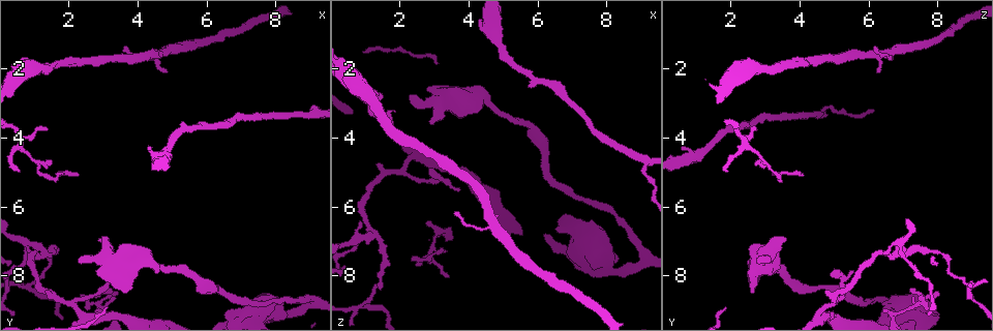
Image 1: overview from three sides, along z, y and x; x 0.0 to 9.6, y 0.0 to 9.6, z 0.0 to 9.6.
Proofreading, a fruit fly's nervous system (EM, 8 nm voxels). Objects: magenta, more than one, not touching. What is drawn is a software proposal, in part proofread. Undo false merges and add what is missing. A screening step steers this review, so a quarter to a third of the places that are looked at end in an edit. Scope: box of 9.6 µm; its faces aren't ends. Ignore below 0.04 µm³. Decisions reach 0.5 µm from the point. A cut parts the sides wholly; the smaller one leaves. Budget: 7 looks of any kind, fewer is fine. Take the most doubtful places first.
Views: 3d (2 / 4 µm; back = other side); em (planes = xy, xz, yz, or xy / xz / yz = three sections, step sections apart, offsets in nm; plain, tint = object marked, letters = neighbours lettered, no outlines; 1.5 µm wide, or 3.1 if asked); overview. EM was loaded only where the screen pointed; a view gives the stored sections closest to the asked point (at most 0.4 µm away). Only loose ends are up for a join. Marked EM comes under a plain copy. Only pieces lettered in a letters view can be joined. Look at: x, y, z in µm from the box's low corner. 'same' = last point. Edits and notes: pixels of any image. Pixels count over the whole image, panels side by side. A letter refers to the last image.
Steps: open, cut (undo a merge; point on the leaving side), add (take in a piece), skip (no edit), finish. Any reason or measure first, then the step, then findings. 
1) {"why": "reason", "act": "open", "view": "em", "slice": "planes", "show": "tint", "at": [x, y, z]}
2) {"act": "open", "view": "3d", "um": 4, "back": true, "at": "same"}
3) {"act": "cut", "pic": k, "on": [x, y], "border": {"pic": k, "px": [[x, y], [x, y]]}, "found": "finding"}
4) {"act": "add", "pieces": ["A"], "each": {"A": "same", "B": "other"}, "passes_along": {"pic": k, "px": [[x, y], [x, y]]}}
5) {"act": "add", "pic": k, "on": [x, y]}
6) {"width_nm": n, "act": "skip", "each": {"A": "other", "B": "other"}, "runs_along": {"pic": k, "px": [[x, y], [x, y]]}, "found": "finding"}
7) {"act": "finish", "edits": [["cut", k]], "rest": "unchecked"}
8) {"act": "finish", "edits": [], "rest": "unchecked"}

{"why": "stops while still wide", "act": "open", "view": "3d", "um": 2, "at": [3.00, 6.90, 3.55]}

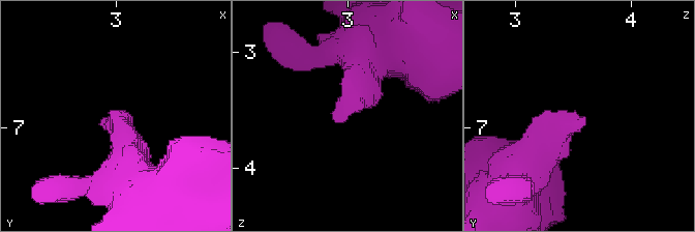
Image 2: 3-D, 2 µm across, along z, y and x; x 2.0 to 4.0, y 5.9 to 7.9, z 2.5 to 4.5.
{"why": "need the tissue", "act": "open", "view": "em", "slice": "yz", "step": 8, "show": "letters", "at": [2.94, 6.90, 3.58]}

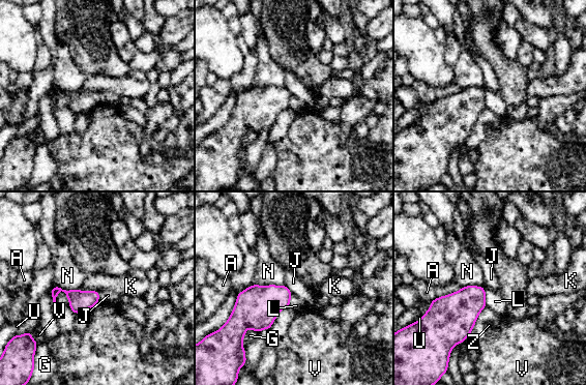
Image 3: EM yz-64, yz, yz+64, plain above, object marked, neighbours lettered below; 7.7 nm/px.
{"act": "skip", "each": {"A": "other", "G": "other", "J": "other", "K": "other", "L": "other", "N": "other", "U": "other", "V": "other", "Z": "other"}, "border": {"pic": 3, "px": [[77, 289], [97, 291]]}, "found": "no lettered piece goes on from it"}

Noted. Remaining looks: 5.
{"why": "two arms in line, one across", "act": "open", "view": "em", "slice": "xz", "step": 8, "show": "letters", "at": [0.80, 8.30, 8.90]}

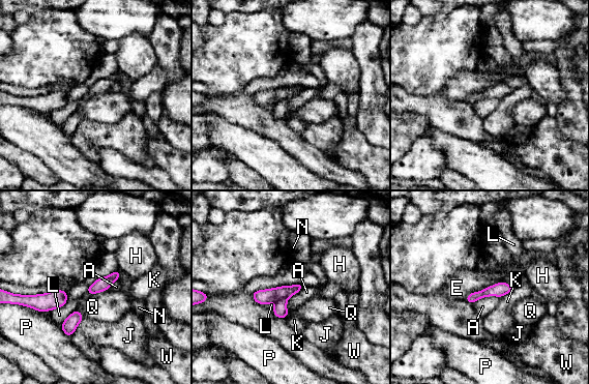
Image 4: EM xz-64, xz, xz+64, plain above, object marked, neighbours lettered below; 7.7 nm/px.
{"act": "cut", "pic": 4, "on": [270, 295], "each": {"A": "other", "E": "other", "H": "other", "J": "other", "K": "other", "L": "other", "N": "other", "P": "other", "Q": "other", "W": "other"}, "part_leaving": {"pic": 4, "px": [[508, 288], [488, 291], [469, 298]]}, "found": "two neurons meet here"}

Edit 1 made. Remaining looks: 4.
{"act": "open", "view": "overview"}

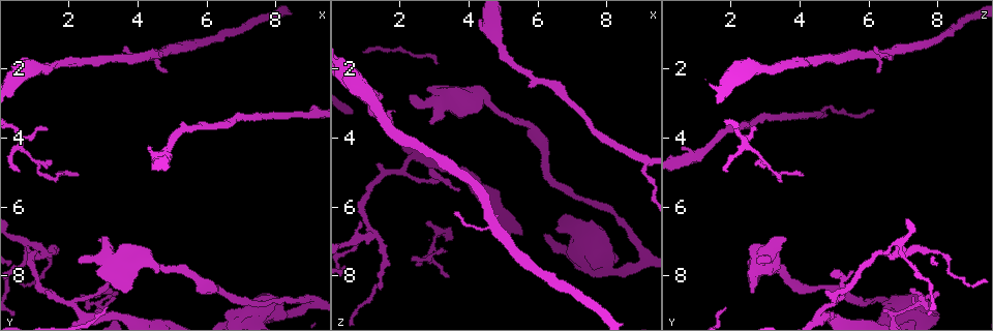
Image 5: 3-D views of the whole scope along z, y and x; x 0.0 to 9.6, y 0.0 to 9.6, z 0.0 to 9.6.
{"why": "abrupt turn", "act": "open", "view": "em", "slice": "xz", "step": 4, "show": "letters", "at": [0.95, 7.35, 6.40]}

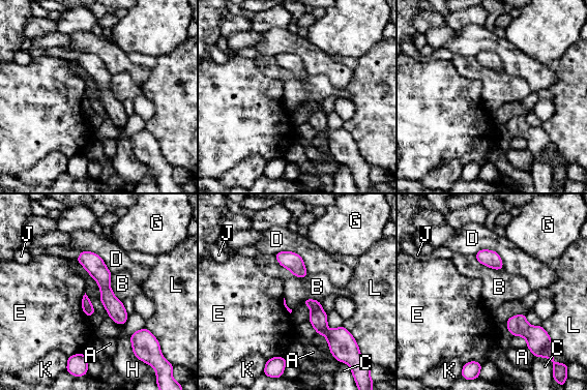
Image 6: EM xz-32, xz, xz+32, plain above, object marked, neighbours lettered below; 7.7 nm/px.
{"act": "open", "view": "em", "slice": "planes", "show": "letters", "at": "same"}

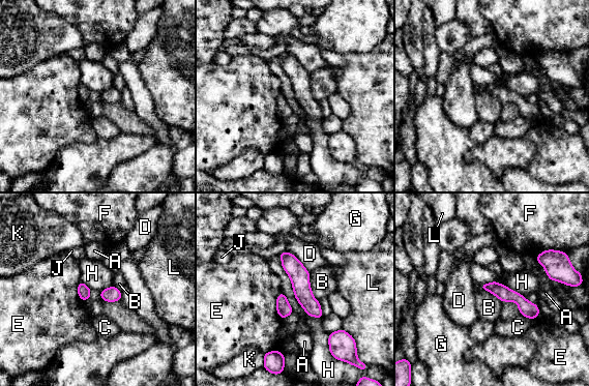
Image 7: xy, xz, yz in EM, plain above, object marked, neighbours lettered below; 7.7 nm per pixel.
{"width_nm": 110, "act": "skip", "each": {"A": "other", "B": "other", "C": "other", "D": "other", "E": "other", "F": "other", "G": "other", "H": "other", "J": "other", "K": "other", "L": "other"}, "border": {"pic": 7, "px": [[310, 272], [310, 288], [318, 301]]}, "found": "one neuron here"}

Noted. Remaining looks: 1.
{"act": "finish", "edits": [["cut", 4]], "rest": "unchecked"}

